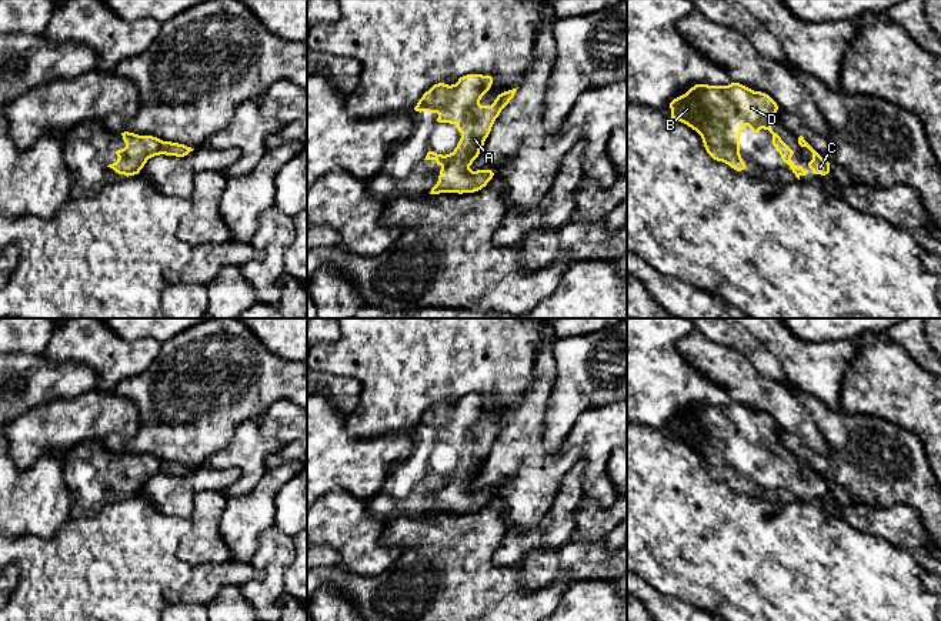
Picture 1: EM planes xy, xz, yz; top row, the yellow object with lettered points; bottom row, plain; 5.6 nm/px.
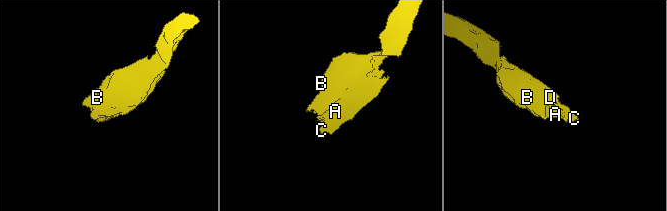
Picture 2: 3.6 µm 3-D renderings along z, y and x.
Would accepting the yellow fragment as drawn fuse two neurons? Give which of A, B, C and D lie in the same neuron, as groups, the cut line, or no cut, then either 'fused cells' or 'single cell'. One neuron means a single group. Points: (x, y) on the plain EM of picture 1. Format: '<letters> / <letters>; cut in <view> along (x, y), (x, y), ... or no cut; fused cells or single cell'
A B C D; no cut; single cell

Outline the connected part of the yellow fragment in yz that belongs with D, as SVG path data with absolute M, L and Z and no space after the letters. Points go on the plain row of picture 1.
M740 403L728 405L695 404L670 423L671 438L695 450L707 473L717 481L741 491L745 484L740 474L740 455L748 445L753 453L761 448L773 454L773 465L795 497L807 495L802 485L791 480L794 471L773 451L771 440L778 425L765 413L754 411Z

